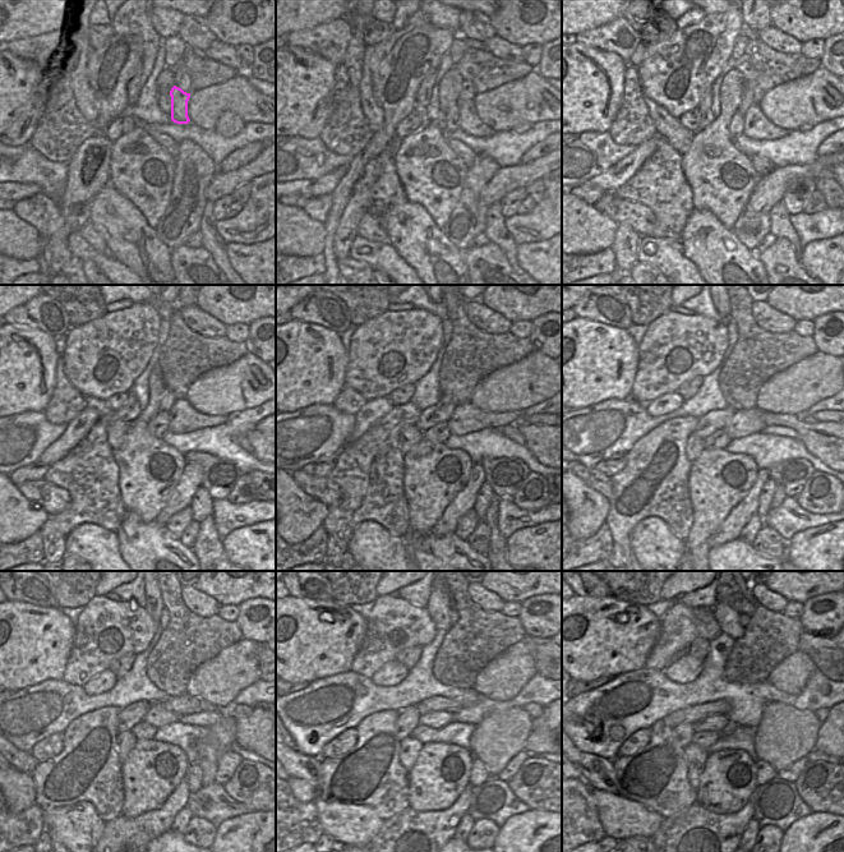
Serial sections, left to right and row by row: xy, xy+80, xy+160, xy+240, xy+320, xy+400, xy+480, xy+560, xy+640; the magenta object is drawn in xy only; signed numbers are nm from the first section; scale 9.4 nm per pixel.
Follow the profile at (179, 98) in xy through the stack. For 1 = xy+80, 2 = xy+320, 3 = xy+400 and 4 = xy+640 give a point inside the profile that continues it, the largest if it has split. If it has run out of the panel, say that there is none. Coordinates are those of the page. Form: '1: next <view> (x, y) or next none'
1: next xy+80 (469, 121)
2: next xy+320 (466, 418)
3: next xy+400 (743, 423)
4: next xy+640 (715, 723)

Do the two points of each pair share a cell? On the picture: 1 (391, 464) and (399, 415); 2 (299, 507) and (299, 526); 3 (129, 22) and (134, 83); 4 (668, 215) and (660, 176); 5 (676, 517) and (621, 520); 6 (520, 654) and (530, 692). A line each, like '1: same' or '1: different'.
1: same
2: same
3: same
4: same
5: same
6: different

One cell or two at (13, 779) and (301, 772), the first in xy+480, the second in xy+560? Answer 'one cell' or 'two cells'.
two cells

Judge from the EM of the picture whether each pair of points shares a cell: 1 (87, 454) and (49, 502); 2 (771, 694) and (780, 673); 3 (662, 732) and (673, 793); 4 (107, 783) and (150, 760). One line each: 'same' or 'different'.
1: different
2: different
3: same
4: different

